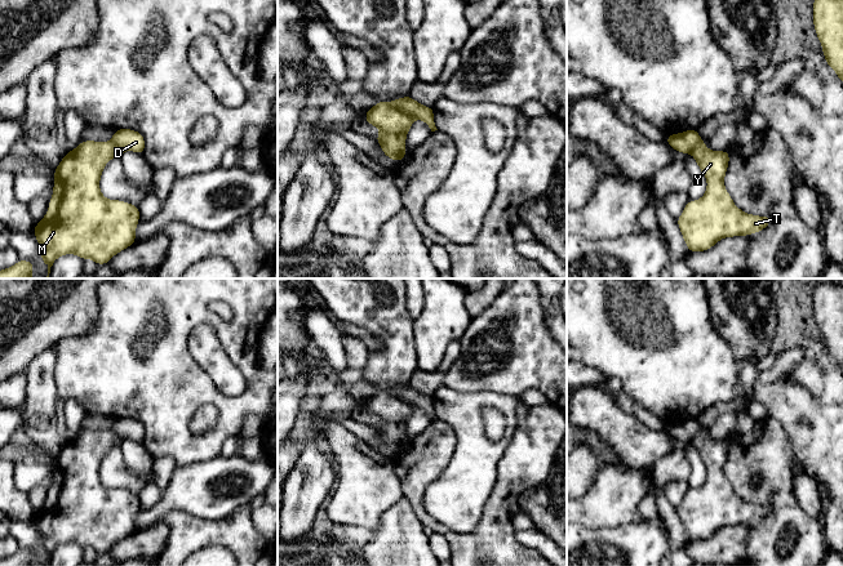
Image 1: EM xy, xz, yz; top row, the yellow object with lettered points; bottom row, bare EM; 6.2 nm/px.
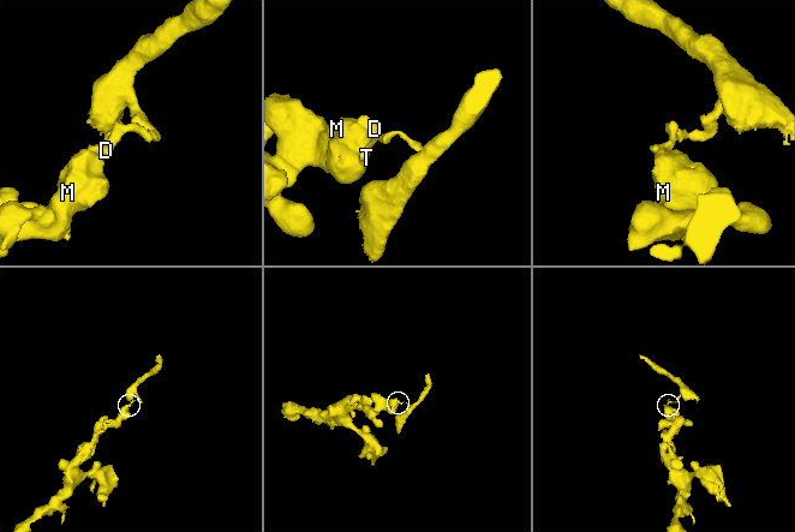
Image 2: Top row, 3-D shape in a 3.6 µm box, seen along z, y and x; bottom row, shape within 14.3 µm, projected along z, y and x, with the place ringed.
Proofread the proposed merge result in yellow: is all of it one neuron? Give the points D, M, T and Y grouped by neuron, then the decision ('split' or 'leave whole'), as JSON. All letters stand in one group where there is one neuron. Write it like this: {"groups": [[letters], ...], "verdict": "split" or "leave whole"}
{"groups": [["D"], ["M", "T", "Y"]], "verdict": "split"}

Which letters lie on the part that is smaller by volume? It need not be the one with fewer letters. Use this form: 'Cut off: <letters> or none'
Cut off: D

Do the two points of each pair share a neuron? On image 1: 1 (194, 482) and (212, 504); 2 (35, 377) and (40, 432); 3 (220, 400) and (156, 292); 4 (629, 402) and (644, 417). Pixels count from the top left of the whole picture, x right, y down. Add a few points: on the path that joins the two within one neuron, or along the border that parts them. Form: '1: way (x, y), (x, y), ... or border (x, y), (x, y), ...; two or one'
1: way (199, 487), (211, 499); one
2: way (40, 391), (40, 418); one
3: way (191, 375), (171, 355), (169, 320); one
4: way (633, 406), (640, 413); one

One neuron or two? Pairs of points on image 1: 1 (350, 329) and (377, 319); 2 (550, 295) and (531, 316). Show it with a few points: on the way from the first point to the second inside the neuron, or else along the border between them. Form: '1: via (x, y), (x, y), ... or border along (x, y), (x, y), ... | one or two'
1: border along (332, 312), (341, 320), (365, 328), (381, 346) | two
2: border along (540, 292), (546, 311), (546, 328), (550, 331) | two

